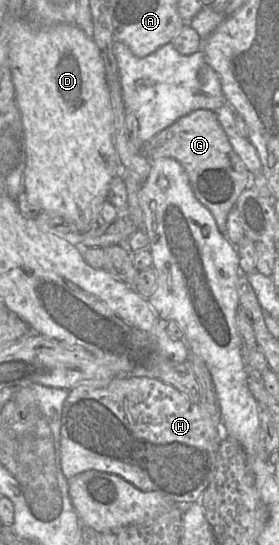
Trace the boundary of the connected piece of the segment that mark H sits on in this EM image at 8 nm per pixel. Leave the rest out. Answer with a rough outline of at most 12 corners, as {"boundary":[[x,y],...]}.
{"boundary":[[148,377],[67,390],[66,479],[199,502],[222,435]]}

